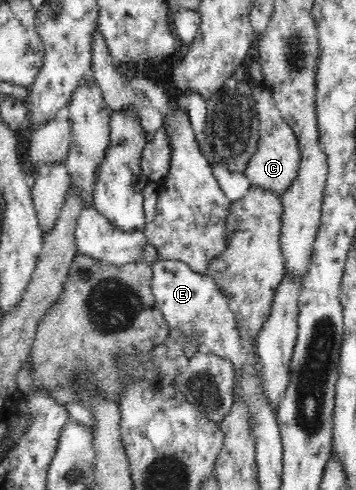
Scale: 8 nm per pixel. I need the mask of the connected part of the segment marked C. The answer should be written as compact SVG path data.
M264 88L259 92L255 107L259 118L259 145L256 154L246 165L245 175L252 187L266 189L281 197L286 193L286 189L290 188L292 181L298 177L298 168L302 161L298 138L290 125L282 119L277 103L268 89Z

